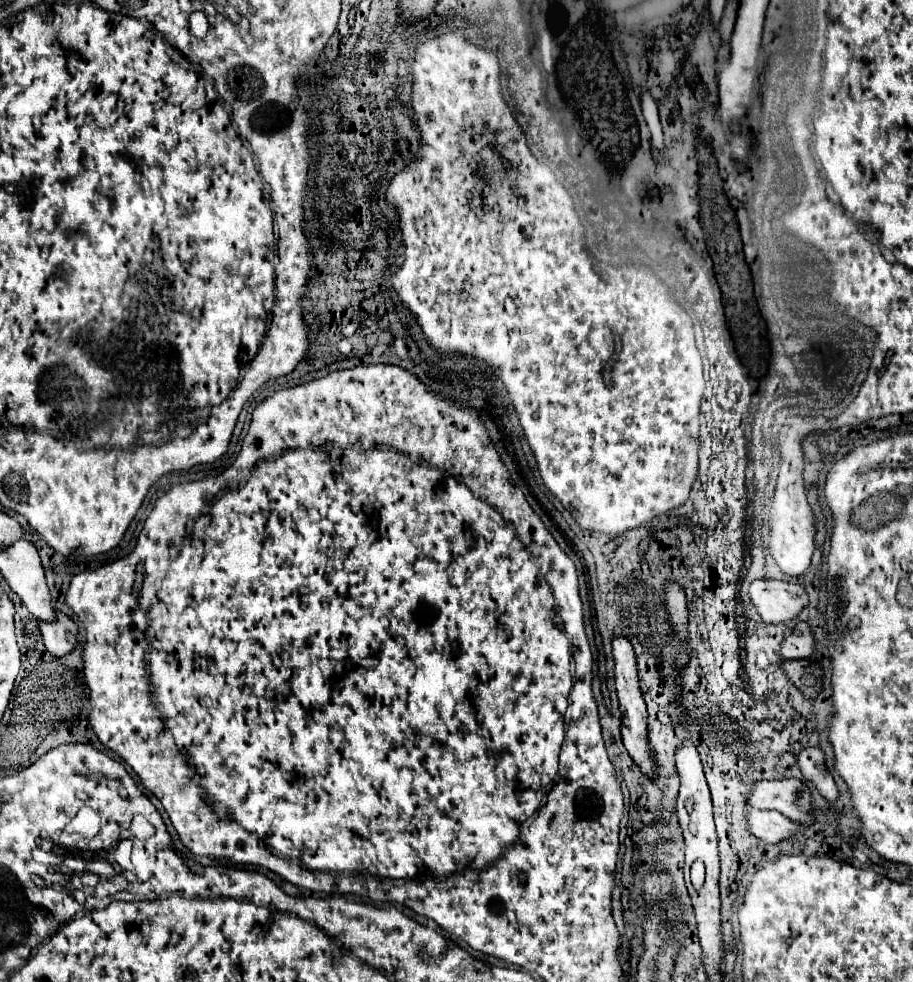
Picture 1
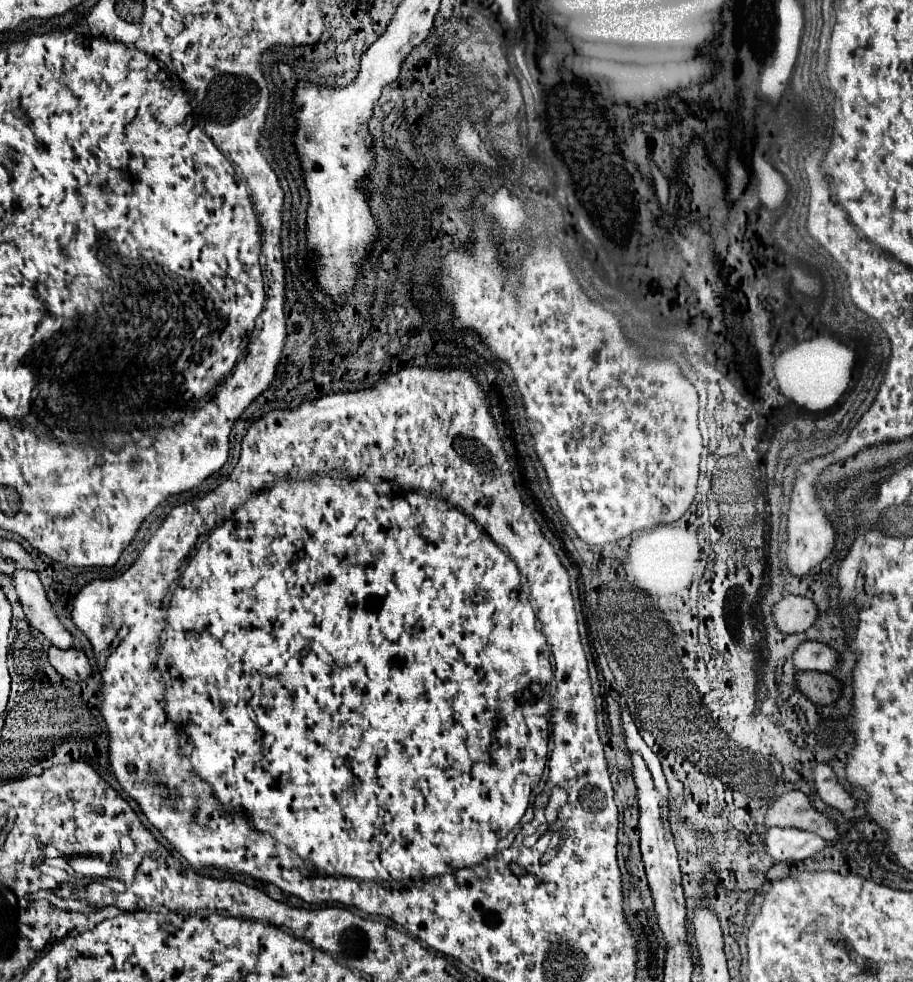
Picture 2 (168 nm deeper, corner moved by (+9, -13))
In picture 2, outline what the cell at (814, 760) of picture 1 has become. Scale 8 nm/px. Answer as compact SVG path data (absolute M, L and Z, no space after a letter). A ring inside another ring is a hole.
M820 763L814 767L814 785L824 803L838 811L850 811L856 807L856 799L838 783L838 777L828 763Z

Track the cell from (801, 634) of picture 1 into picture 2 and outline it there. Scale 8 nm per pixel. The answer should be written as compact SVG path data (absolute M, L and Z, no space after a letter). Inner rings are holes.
M806 641L802 643L794 653L794 665L800 671L826 671L832 673L838 667L840 655L832 647L818 643L818 641Z

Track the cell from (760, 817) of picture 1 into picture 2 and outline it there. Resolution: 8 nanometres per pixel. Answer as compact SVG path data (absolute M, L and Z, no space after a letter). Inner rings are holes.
M782 827L766 829L764 839L766 839L766 851L776 861L784 863L804 861L828 845L828 841L818 837L816 833L802 829L782 829Z

